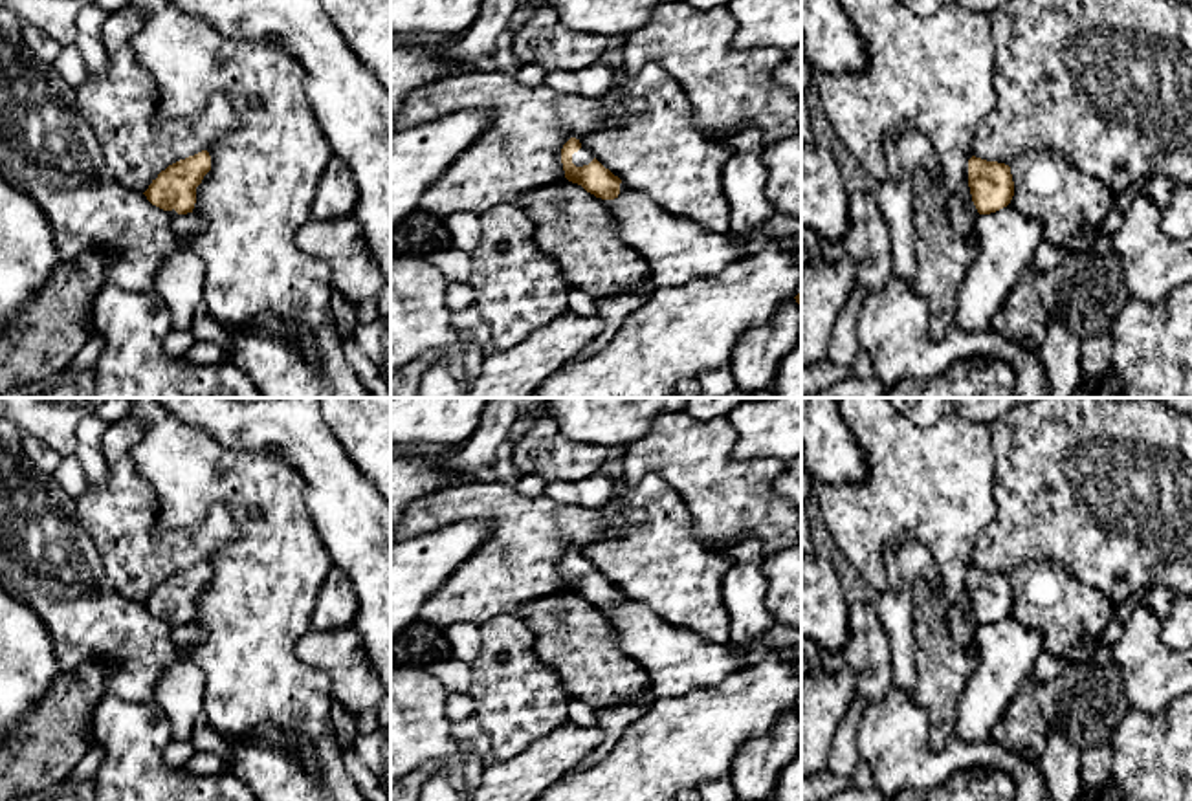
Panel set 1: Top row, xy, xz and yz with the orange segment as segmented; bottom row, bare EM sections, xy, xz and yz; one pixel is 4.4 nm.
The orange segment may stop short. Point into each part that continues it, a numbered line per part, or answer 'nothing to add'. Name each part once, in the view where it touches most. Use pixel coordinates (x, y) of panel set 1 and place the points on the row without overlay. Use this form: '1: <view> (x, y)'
1: xz (584, 567)

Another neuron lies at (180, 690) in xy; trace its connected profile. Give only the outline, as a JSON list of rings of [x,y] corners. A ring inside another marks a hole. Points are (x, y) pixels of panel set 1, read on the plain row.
[[[194,623],[172,627],[178,658],[156,684],[154,704],[169,717],[172,741],[191,741],[204,717],[205,675],[189,656],[202,634]]]

